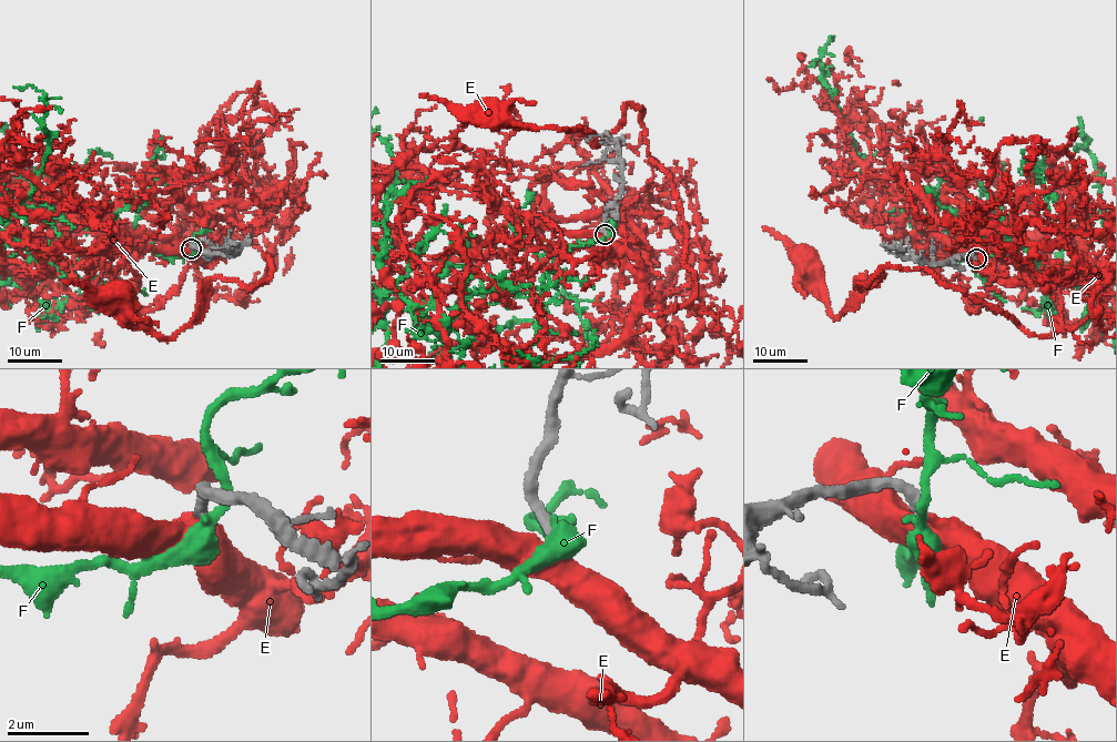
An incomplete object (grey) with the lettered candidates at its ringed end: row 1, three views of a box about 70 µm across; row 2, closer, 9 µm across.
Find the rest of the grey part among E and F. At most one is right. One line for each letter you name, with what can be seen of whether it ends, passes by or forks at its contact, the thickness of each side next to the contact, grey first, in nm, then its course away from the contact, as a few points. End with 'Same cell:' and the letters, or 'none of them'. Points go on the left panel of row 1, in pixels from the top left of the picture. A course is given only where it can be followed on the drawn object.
E: it ends there; 280 nm thick on the grey side, 500 nm on the other; it runs (191, 248), (202, 281), (246, 305), (264, 254), (272, 268), (249, 288), (212, 280), (169, 337), (121, 294)
Same cell: E

